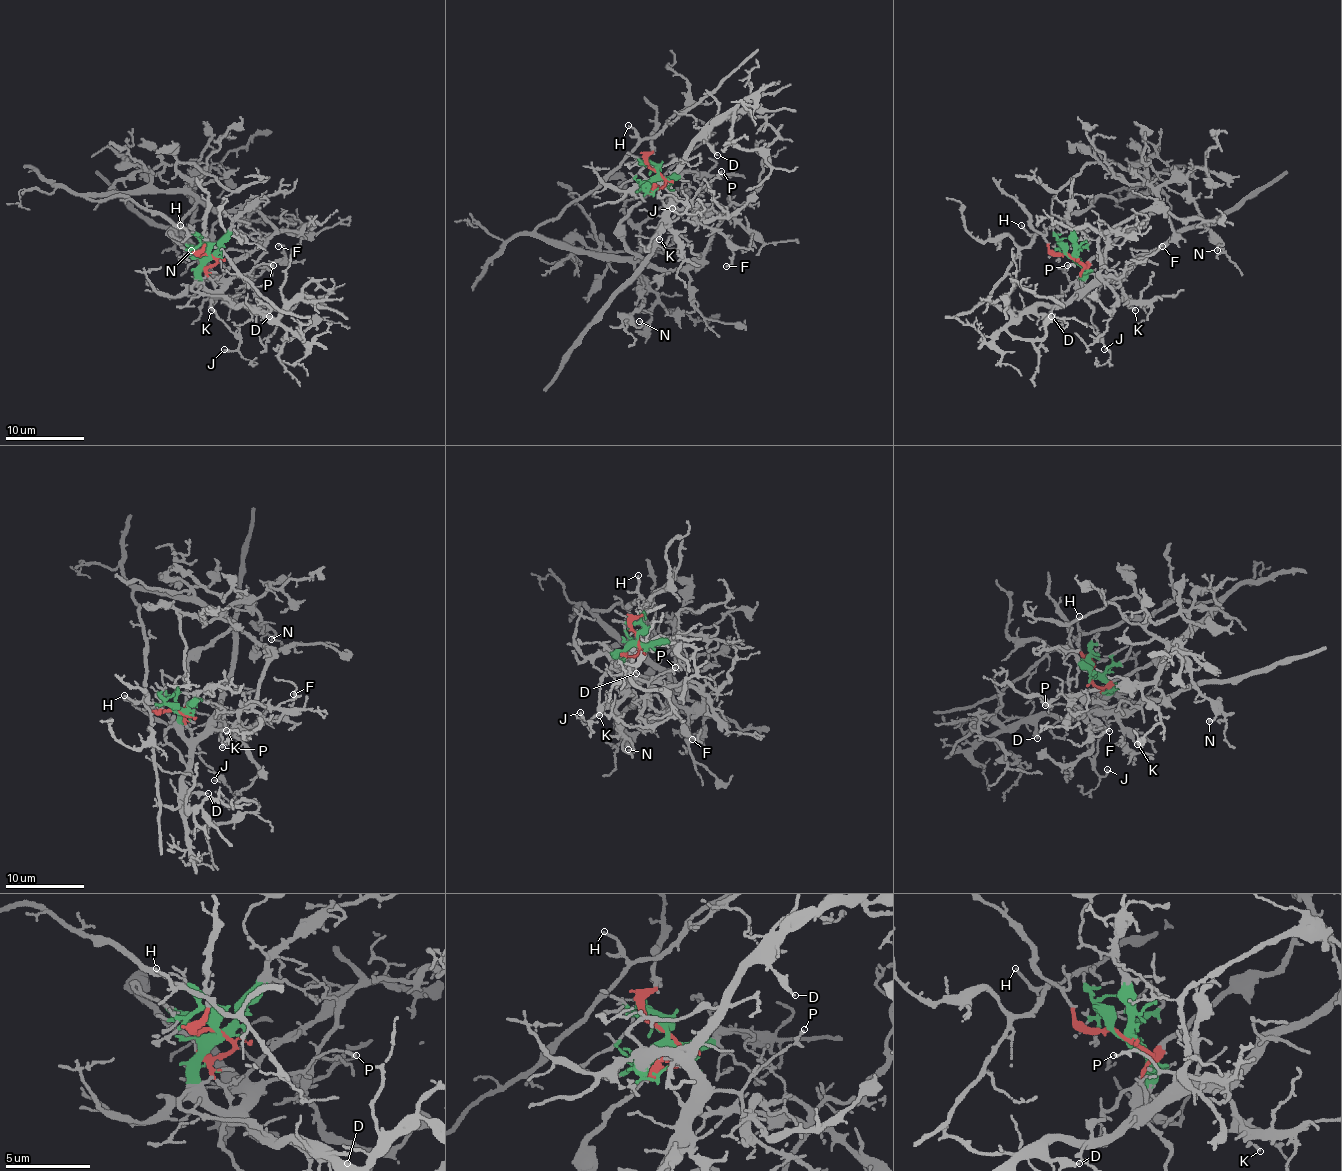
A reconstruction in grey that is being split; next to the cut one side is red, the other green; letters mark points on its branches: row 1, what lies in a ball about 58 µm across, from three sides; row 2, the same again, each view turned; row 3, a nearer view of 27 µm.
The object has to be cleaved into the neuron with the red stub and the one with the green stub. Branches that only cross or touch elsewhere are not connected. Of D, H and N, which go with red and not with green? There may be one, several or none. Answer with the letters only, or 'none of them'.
H, N

